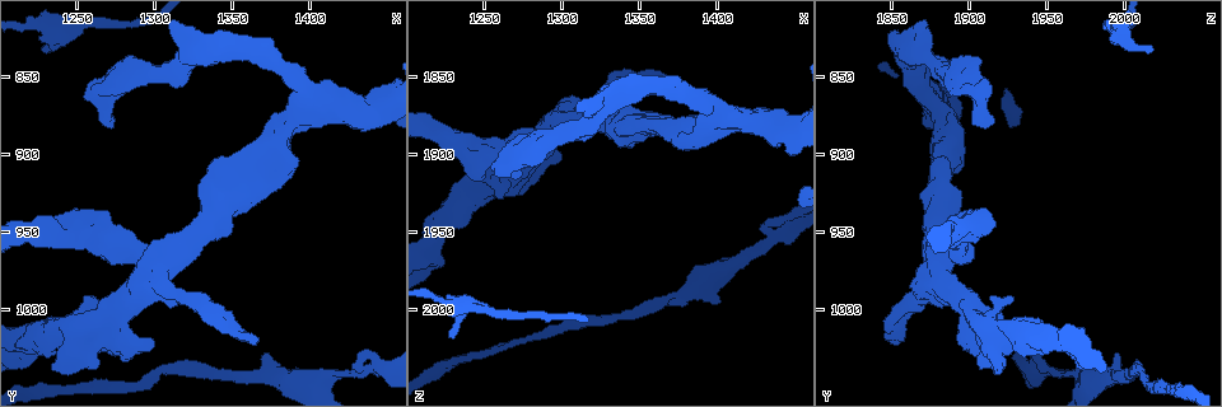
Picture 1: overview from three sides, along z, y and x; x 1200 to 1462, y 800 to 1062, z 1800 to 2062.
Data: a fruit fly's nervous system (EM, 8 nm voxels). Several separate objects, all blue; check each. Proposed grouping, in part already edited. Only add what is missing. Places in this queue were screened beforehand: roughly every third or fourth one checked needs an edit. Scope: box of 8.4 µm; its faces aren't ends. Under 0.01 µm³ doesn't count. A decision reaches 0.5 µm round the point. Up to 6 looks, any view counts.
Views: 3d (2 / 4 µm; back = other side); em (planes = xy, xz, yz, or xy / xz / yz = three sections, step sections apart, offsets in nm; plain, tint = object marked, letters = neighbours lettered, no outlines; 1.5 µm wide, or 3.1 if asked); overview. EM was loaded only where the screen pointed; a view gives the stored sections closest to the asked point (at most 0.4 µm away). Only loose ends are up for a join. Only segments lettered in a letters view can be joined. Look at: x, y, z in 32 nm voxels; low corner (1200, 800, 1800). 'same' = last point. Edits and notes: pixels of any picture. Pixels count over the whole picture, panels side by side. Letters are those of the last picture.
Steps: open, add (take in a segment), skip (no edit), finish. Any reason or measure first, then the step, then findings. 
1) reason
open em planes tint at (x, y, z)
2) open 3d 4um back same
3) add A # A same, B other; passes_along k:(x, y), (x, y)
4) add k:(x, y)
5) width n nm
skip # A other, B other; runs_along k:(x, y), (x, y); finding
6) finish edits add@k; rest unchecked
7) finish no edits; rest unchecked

thin end
open em yz step 8 letters at (1440, 1024, 1946)

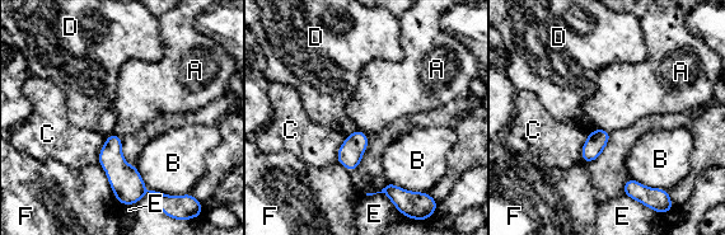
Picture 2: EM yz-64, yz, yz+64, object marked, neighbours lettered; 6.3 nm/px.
skip # A other, B other, C other, D other, E other, F other; border 2:(594, 128), (606, 128), (609, 132); no lettered segment goes on from it

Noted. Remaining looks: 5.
thin end
open 3d 4um back at (1228, 830, 2018)

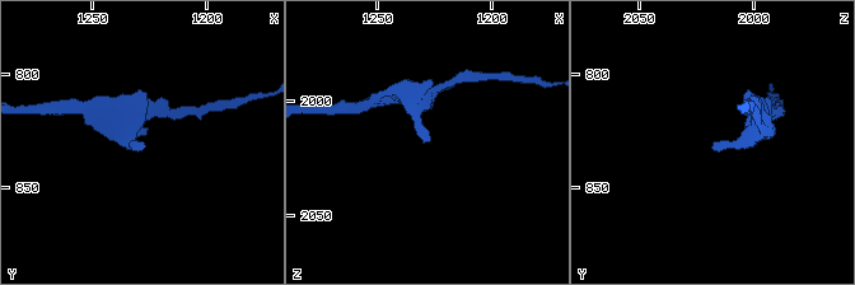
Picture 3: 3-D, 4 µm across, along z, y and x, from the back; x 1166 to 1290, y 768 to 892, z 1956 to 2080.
now the EM
open em planes letters at (1230, 831, 2019)

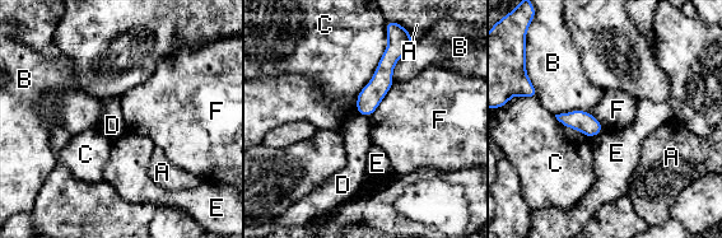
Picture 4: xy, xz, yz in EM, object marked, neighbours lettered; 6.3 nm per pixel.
skip # A other, B other, C other, D other, E other, F other; runs_along 4:(400, 50), (360, 111); no lettered segment goes on from it

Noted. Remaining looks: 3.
open em planes letters at (1364, 1020, 1850)

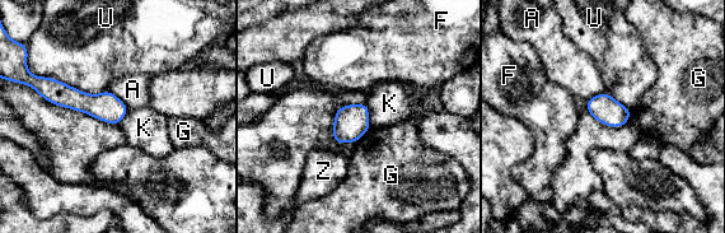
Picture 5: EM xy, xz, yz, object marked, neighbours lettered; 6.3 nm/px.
skip # A other, F other, G other, K other, U other, Z other; no lettered segment goes on from it

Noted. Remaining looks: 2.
finish no edits; rest unchecked

